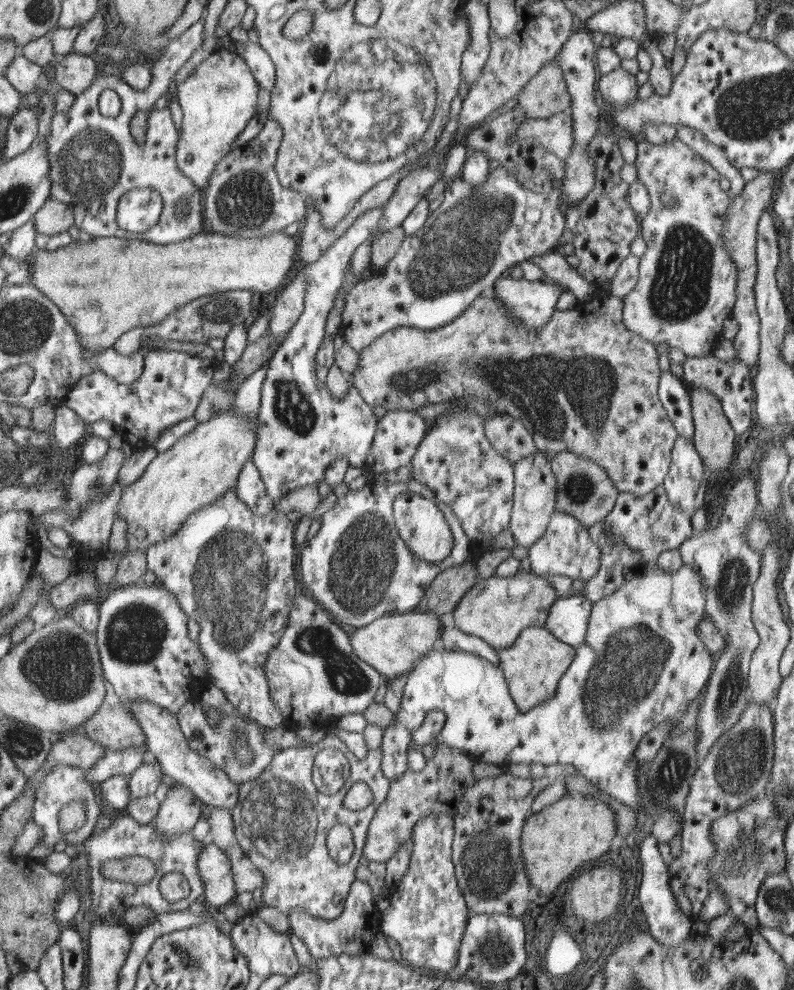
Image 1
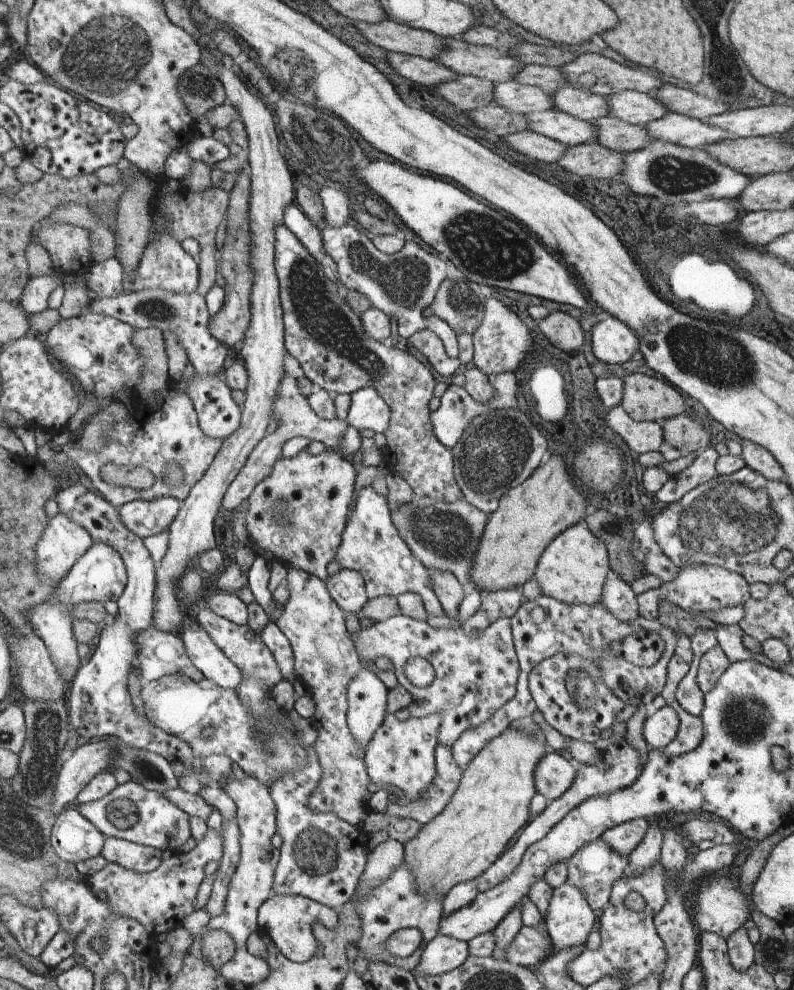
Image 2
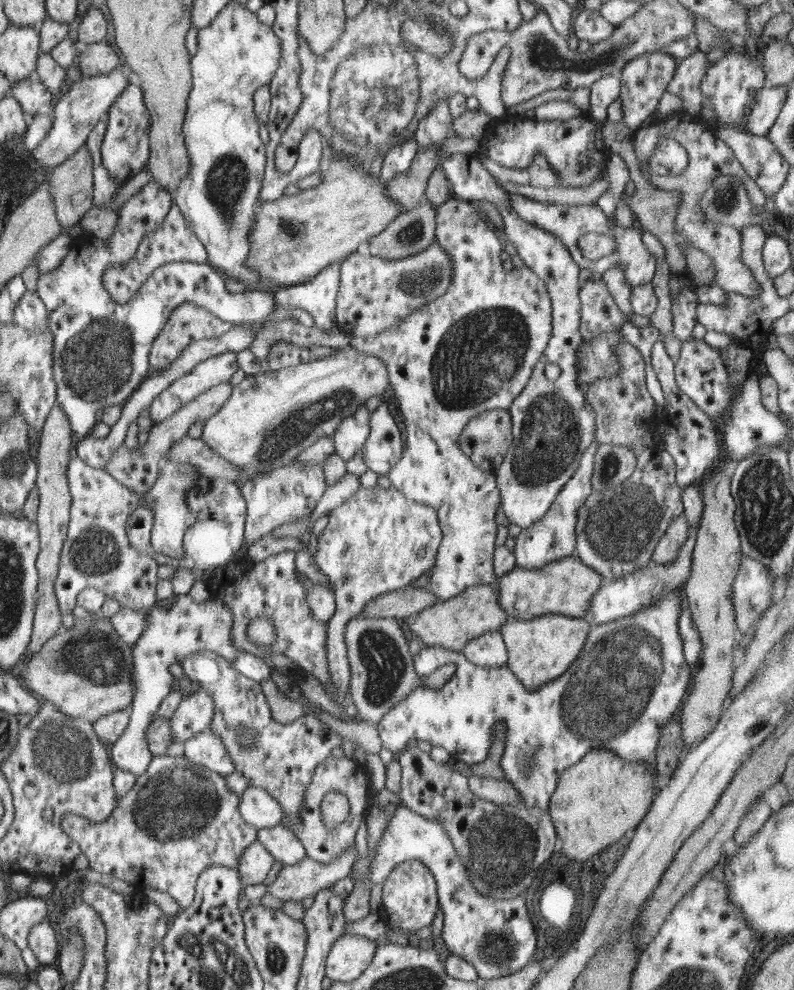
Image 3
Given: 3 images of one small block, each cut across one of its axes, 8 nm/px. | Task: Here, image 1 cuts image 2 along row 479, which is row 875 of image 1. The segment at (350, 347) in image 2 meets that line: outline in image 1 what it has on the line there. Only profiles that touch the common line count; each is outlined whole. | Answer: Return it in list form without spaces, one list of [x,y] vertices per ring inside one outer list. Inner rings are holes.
[[[436,812],[420,817],[412,835],[414,848],[407,874],[396,886],[390,886],[390,905],[382,923],[382,932],[398,942],[405,962],[446,974],[459,962],[460,943],[471,915],[452,861],[455,815]]]

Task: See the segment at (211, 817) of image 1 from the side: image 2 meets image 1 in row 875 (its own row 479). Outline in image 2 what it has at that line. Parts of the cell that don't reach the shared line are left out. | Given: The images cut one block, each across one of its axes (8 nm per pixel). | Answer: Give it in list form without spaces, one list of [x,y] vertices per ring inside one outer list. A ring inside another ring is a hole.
[[[291,375],[284,377],[284,380],[281,381],[280,392],[277,395],[273,410],[279,419],[279,427],[272,434],[268,434],[255,448],[243,471],[235,477],[235,481],[227,489],[227,495],[223,497],[222,505],[226,510],[235,512],[239,509],[242,502],[250,497],[255,487],[259,483],[261,484],[262,480],[268,477],[268,474],[271,474],[273,465],[282,456],[284,444],[292,438],[305,437],[311,442],[319,441],[326,446],[326,450],[341,453],[341,439],[347,432],[349,425],[346,421],[339,419],[325,420],[315,415],[312,408],[308,405],[306,396],[302,394],[297,380]]]

